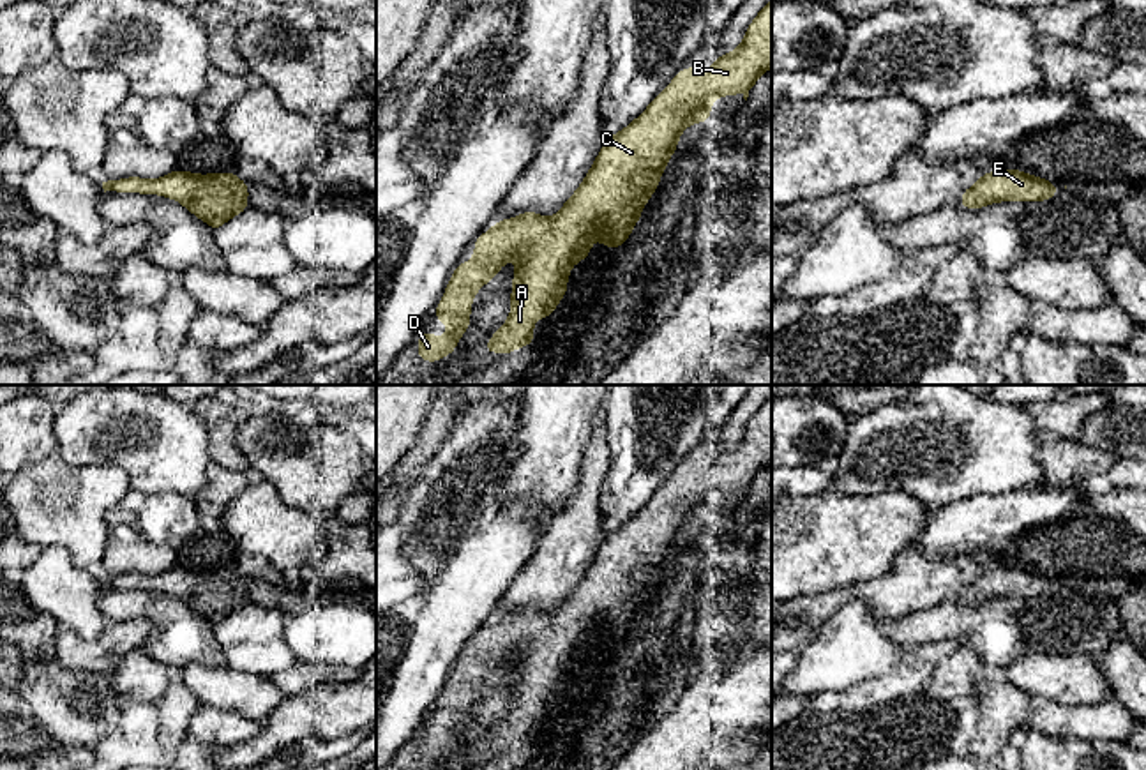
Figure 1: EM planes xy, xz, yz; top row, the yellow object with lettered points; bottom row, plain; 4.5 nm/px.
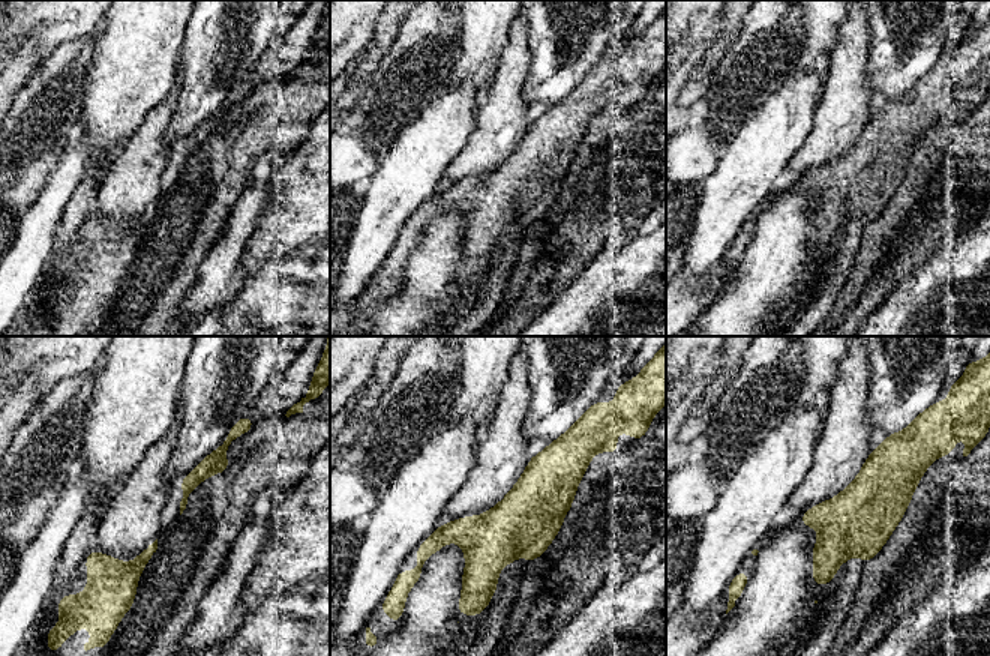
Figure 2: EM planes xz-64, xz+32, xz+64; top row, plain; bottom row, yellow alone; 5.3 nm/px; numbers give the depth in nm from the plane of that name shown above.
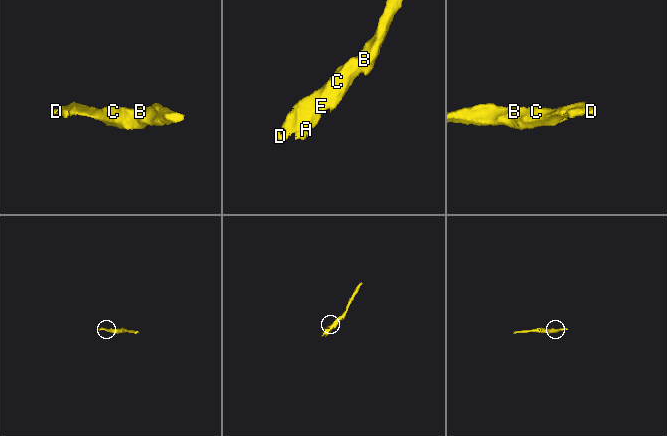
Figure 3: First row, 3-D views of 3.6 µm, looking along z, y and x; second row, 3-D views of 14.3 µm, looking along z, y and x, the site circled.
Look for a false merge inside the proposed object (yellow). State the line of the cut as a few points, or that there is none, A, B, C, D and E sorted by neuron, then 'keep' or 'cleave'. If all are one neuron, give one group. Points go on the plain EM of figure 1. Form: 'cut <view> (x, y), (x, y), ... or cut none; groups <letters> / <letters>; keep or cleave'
cut none; groups A B C D E; keep

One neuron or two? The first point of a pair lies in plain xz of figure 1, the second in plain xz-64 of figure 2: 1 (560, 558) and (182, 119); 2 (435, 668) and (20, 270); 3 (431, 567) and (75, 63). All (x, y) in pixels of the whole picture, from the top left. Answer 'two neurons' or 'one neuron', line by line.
1: two neurons
2: one neuron
3: one neuron

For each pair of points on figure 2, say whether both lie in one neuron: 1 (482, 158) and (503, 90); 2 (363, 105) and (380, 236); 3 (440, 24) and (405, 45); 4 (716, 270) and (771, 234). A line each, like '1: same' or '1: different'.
1: same
2: different
3: same
4: different

